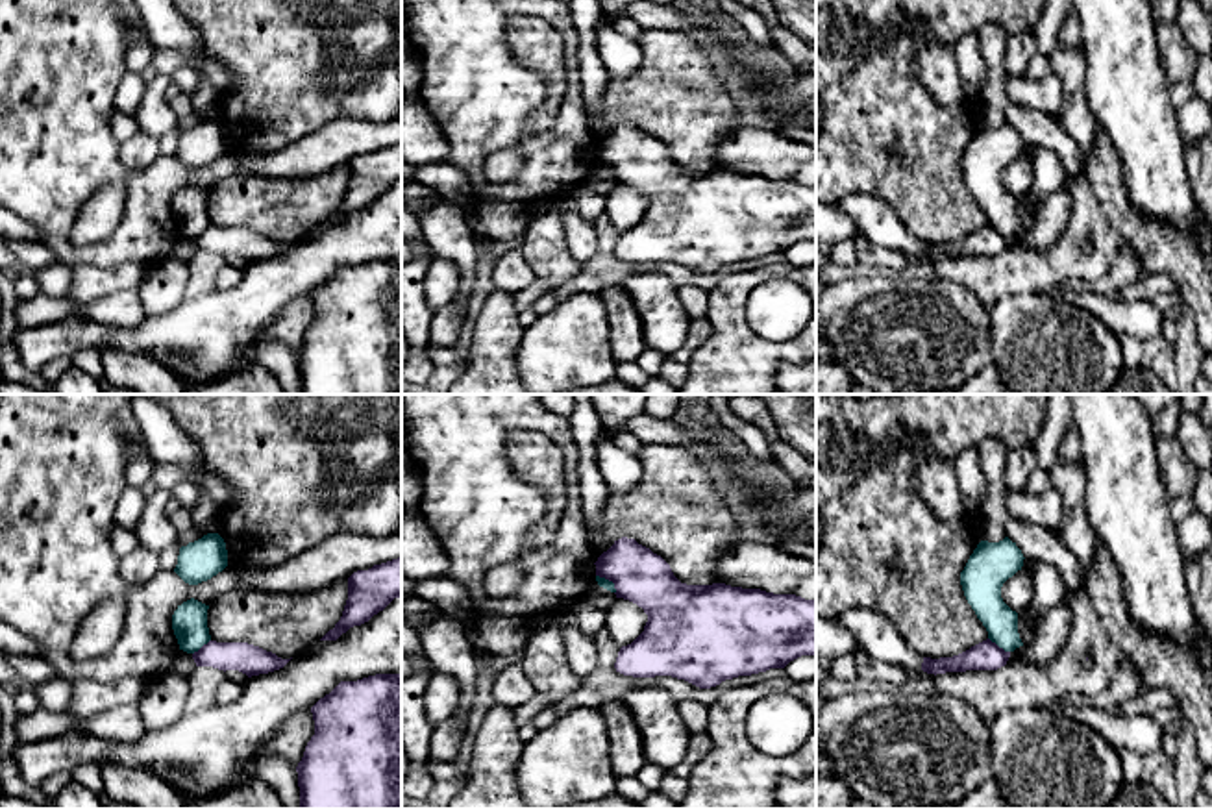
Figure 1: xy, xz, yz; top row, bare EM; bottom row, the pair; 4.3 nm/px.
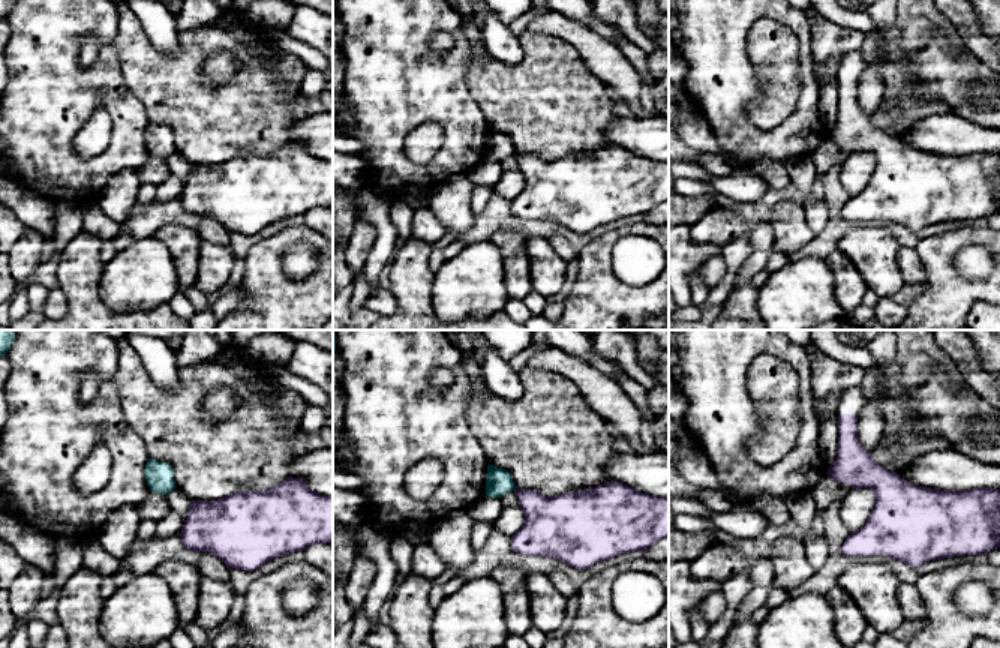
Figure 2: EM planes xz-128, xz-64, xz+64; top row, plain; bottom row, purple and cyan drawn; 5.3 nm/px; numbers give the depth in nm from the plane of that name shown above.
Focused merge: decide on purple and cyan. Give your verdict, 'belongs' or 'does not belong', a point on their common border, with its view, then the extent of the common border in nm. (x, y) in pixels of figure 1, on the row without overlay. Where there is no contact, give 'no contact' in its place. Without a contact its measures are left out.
does not belong | yz (998, 232) | 120 nm

